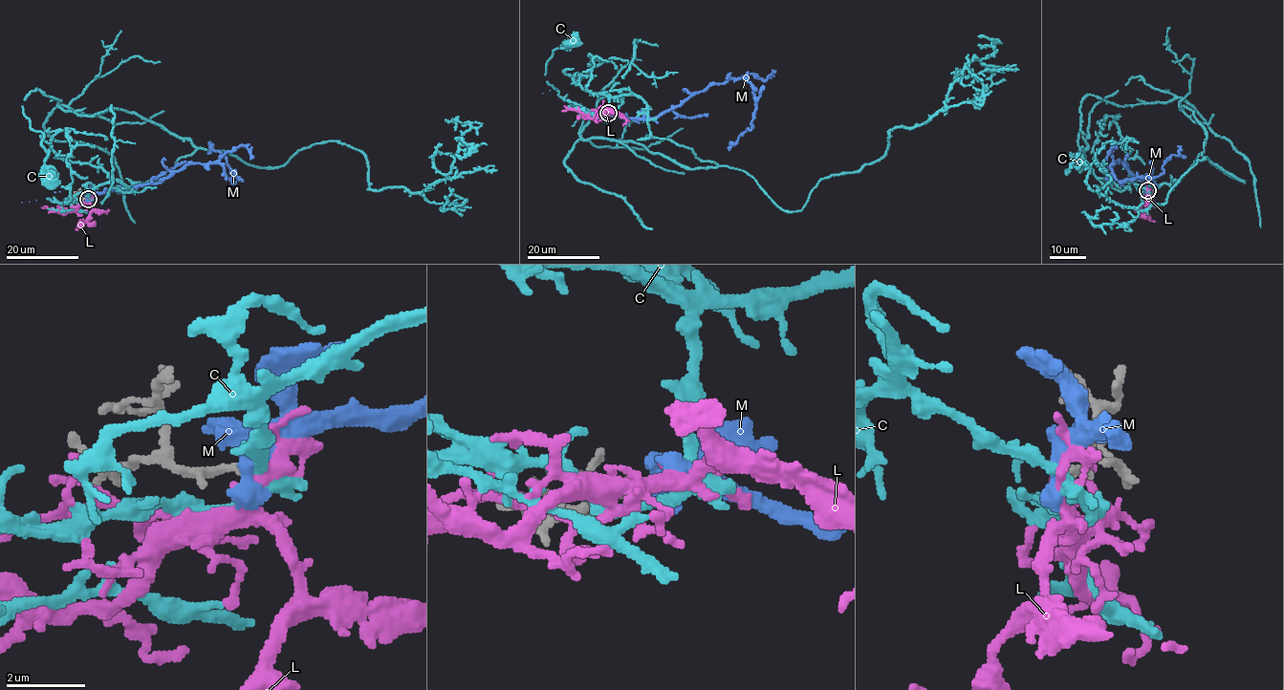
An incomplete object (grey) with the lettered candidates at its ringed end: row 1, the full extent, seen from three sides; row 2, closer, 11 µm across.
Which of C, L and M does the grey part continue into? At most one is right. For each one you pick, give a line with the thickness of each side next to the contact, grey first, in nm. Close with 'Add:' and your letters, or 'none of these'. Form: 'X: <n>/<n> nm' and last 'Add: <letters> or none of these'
L: 200/280 nm
Add: L

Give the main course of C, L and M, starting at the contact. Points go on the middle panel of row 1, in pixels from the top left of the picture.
C: (607, 113), (639, 96), (653, 137), (796, 211), (924, 123), (975, 56), (991, 83), (968, 97)
L: (607, 113), (600, 117), (582, 116), (576, 110), (561, 111)
M: (607, 112), (631, 118), (654, 118), (708, 86), (745, 76), (756, 102), (752, 127), (729, 144)

